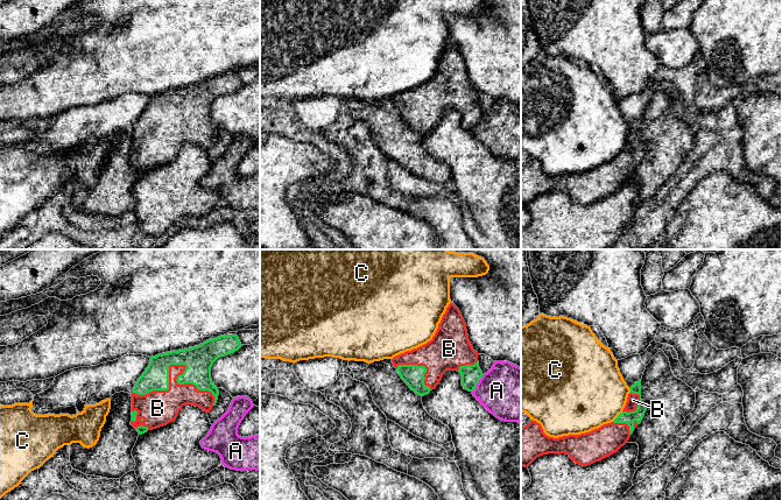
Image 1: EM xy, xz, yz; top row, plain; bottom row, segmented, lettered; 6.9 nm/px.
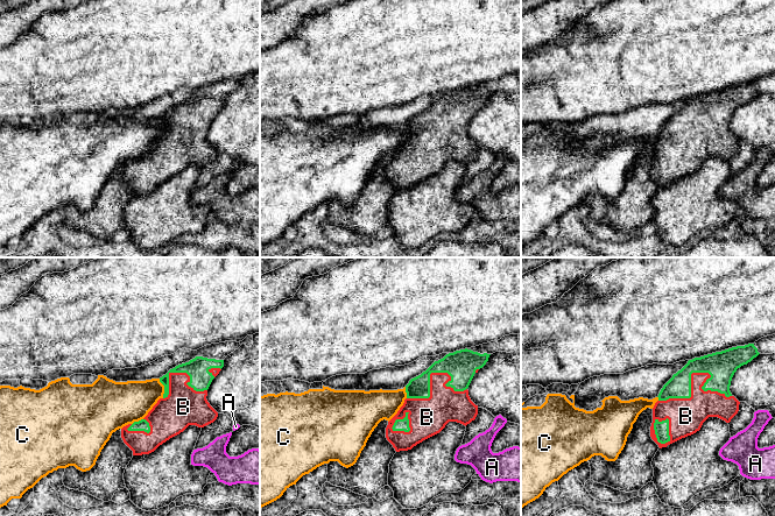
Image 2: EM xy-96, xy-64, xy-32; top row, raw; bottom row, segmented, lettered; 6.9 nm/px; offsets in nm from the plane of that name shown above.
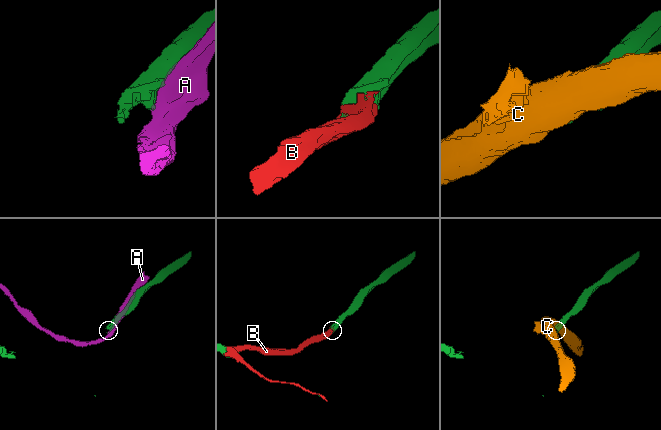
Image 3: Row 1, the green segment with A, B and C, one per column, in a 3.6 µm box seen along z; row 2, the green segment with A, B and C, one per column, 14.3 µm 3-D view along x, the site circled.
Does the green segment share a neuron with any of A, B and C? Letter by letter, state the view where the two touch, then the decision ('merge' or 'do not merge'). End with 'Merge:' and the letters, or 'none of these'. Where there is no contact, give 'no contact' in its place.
A: xz | do not merge
B: xy | merge
C: yz | do not merge
Merge: B

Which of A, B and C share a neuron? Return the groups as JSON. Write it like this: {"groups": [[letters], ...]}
{"groups": [["A"], ["B"], ["C"]]}

